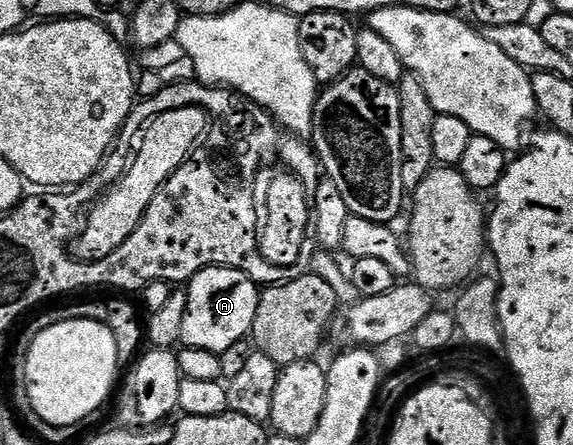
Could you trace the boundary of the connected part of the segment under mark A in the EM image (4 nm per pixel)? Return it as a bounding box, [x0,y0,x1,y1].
[182,266,260,356]

